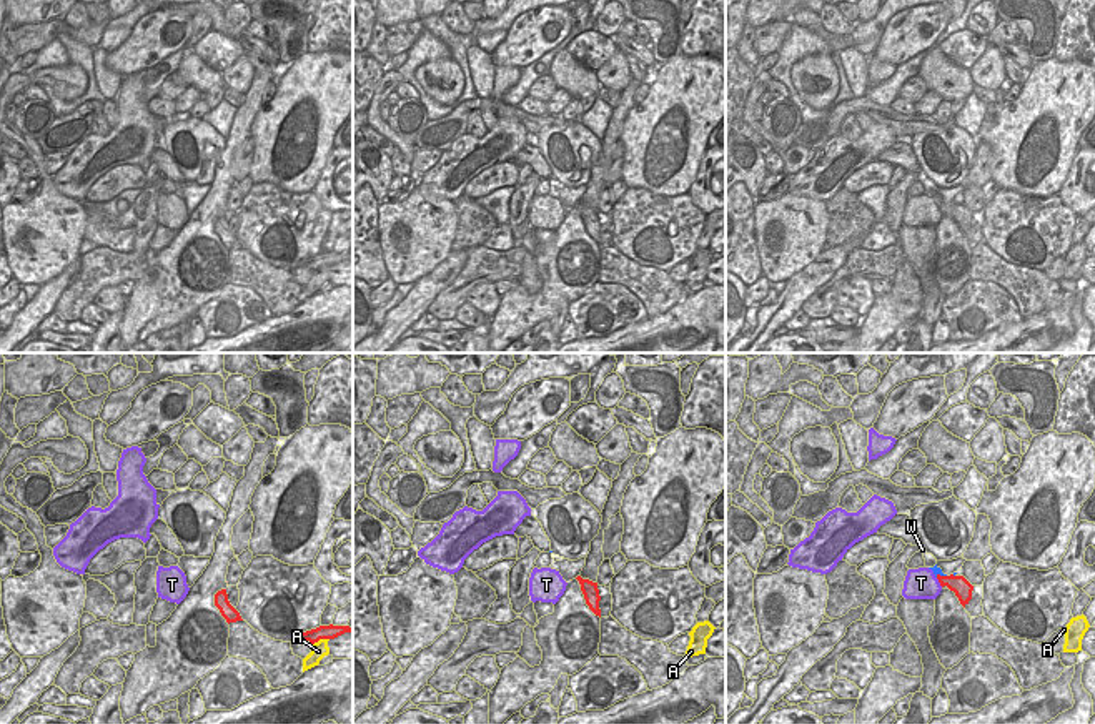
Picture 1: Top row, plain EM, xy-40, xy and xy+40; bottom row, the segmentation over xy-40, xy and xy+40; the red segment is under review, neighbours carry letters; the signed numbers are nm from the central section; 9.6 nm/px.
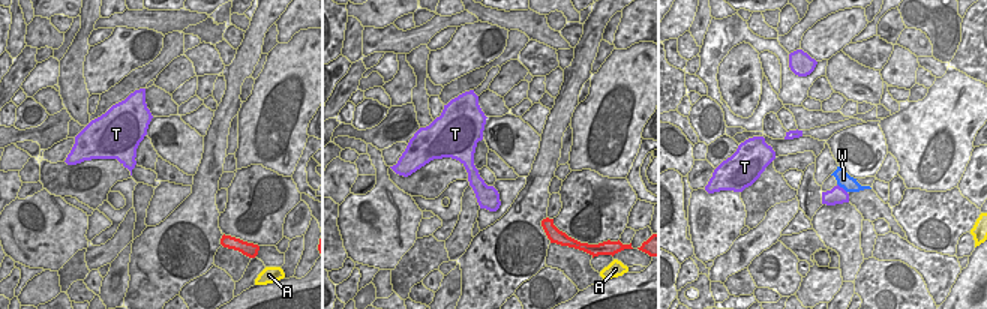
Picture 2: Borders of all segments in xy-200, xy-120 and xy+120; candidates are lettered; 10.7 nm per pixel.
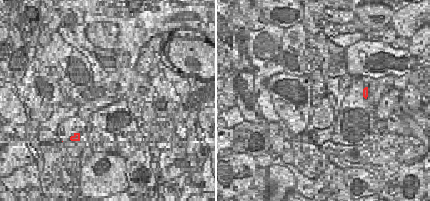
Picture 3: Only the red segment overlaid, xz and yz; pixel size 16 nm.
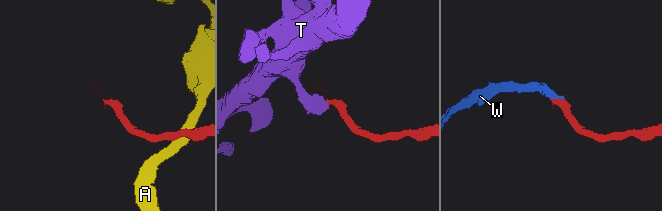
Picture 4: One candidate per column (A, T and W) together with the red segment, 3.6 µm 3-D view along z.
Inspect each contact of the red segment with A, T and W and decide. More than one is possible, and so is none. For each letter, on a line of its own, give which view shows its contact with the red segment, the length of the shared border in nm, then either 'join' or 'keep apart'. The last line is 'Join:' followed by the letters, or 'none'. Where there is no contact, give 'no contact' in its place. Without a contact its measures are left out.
A: xy-40 | 170 nm | keep apart
T: xy+40 | 120 nm | keep apart
W: xy+40 | 110 nm | join
Join: W

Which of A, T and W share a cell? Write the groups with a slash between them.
A / T / W

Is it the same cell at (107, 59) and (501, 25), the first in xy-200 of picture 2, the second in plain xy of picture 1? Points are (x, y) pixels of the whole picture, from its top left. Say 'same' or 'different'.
different

